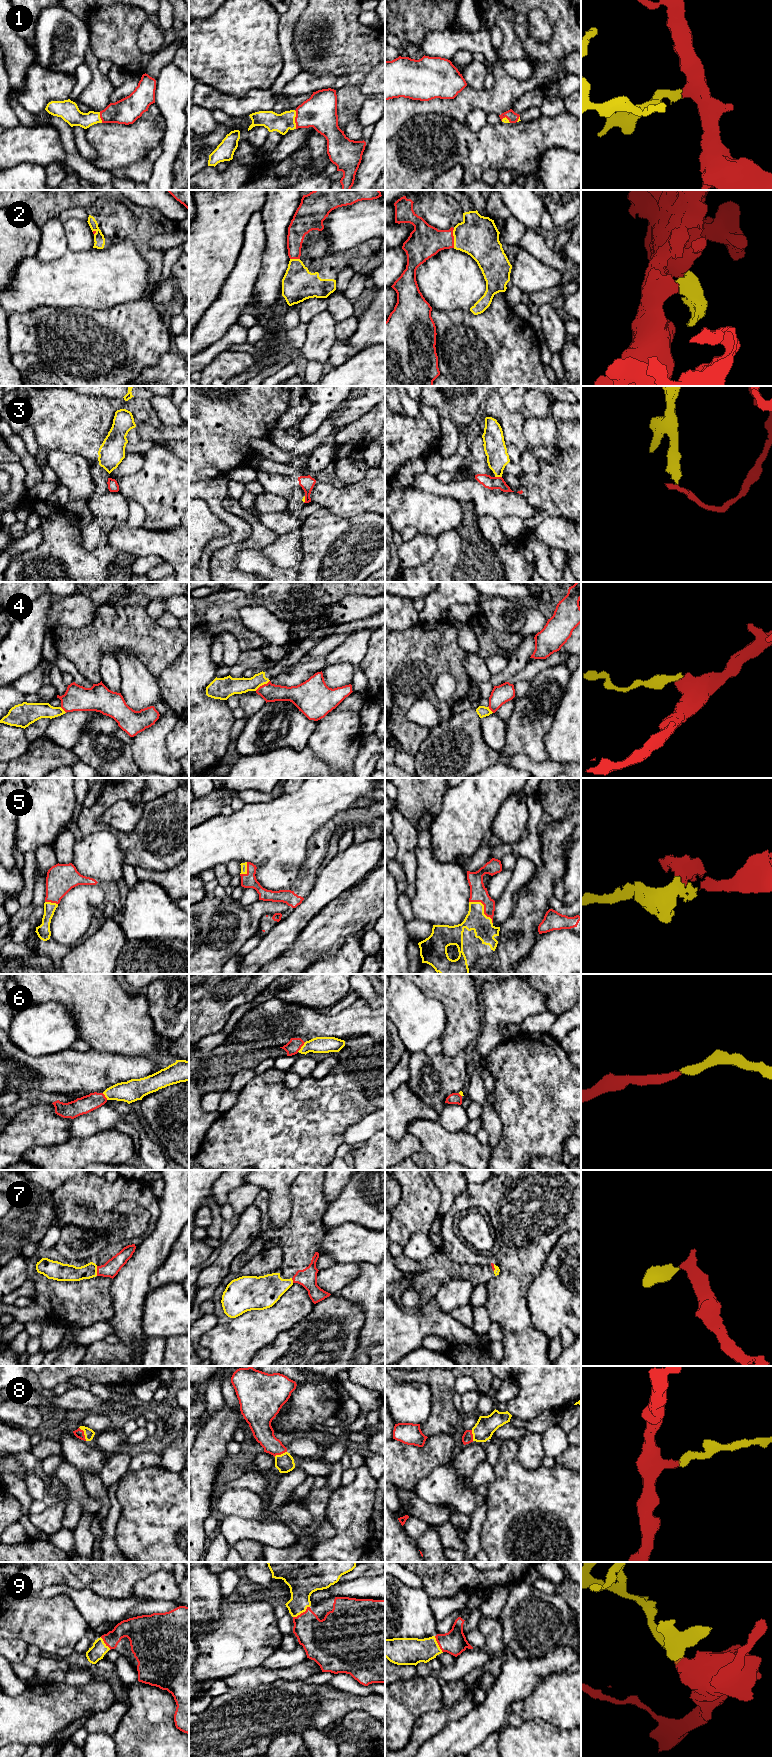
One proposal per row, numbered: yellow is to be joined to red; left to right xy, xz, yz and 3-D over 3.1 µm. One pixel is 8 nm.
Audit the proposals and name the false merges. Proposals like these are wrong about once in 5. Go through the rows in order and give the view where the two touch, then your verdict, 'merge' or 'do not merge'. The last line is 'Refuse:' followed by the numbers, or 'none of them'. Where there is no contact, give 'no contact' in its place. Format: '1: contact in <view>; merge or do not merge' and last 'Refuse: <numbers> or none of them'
1: contact in xz; merge
2: contact in yz; merge
3: contact in yz; do not merge
4: contact in xz; do not merge
5: contact in yz; merge
6: contact in xz; merge
7: contact in xy; merge
8: contact in xy; merge
9: contact in xz; merge
Refuse: 3, 4

